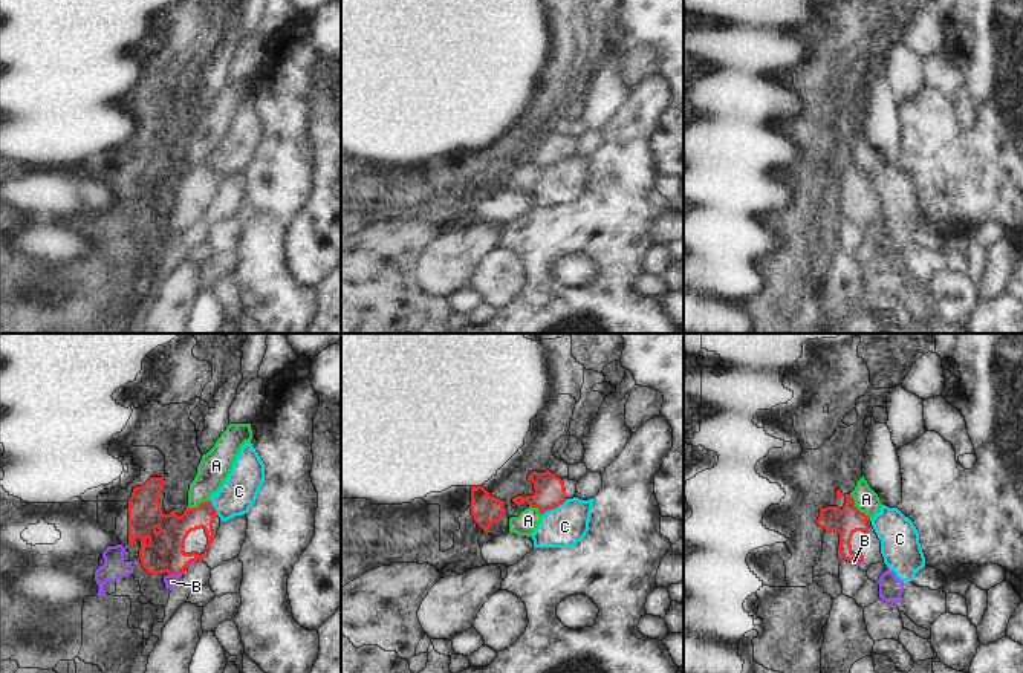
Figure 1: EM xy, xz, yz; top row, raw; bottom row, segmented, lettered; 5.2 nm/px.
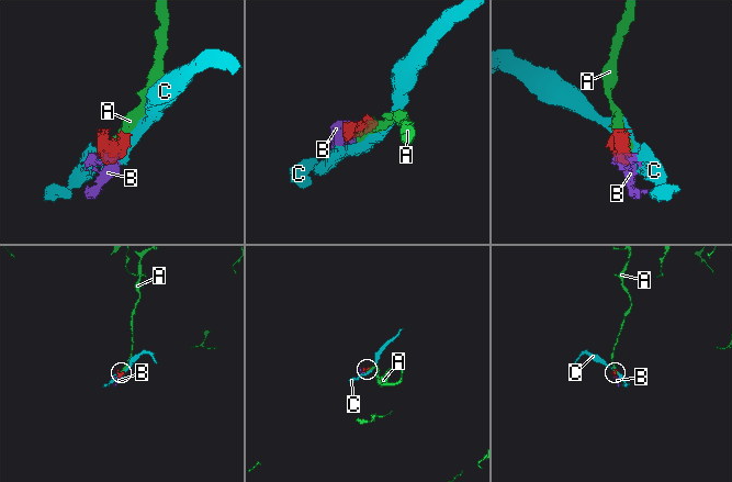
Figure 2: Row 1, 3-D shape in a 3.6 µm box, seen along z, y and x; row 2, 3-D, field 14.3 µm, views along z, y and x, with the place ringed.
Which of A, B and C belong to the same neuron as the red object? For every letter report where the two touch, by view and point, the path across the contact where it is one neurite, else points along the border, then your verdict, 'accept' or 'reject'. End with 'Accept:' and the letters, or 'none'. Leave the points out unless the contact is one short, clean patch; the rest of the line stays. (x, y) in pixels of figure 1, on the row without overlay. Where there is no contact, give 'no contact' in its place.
A: yz (855, 164) | along yz (849, 152), (869, 176) | reject
B: xy (175, 231) | across xy (164, 210), (173, 219), (175, 231), (172, 239) | accept
C: xz (555, 164) | along xz (568, 156), (543, 172) | reject
Accept: B

